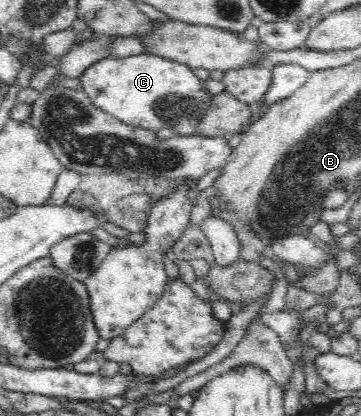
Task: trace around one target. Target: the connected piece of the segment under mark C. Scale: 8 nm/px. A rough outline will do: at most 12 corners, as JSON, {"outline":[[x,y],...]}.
{"outline":[[101,58],[80,76],[124,124],[202,136],[214,94],[190,65]]}

